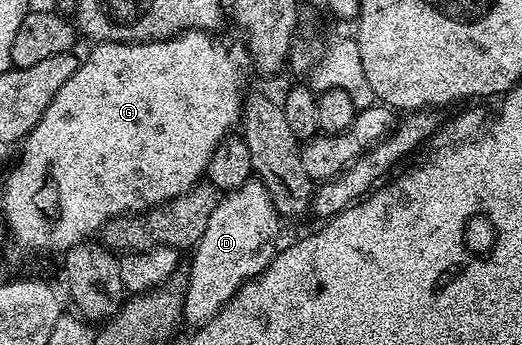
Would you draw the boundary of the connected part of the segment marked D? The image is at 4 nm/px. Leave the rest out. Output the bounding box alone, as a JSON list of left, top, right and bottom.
[183,177,283,325]

